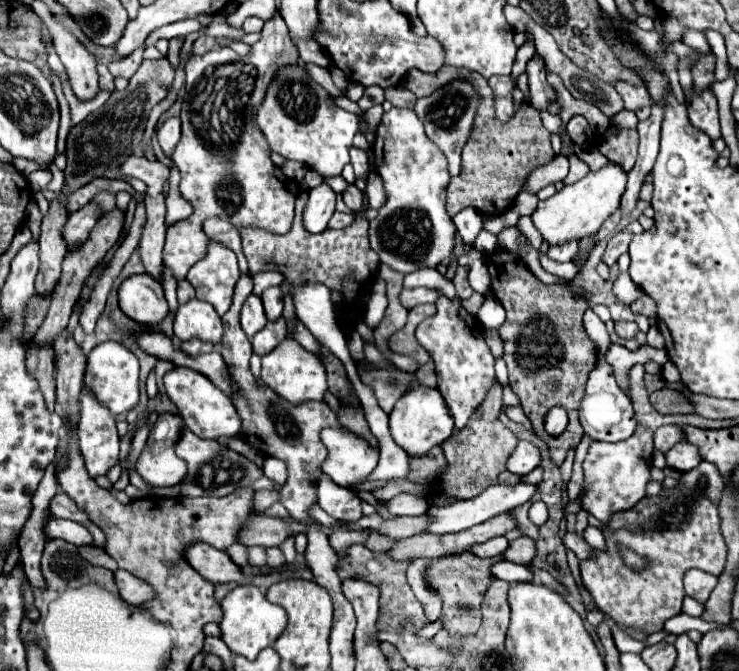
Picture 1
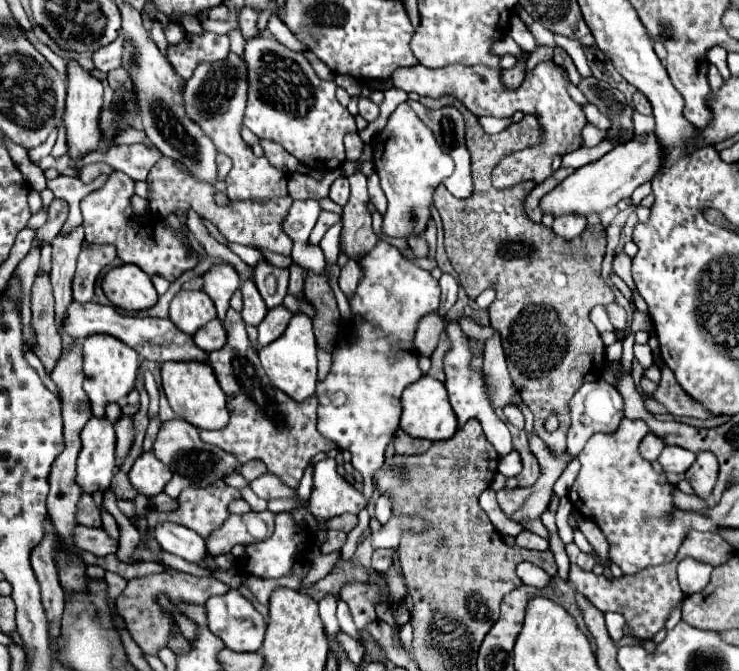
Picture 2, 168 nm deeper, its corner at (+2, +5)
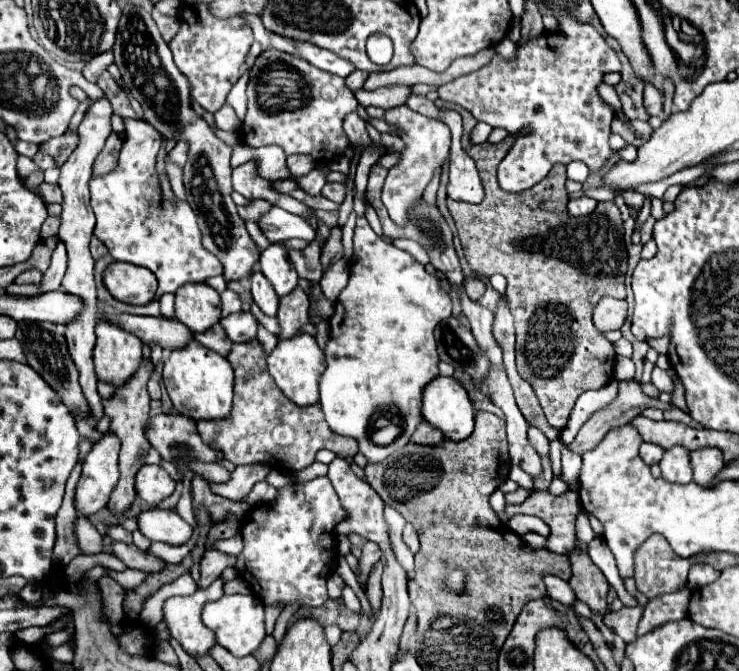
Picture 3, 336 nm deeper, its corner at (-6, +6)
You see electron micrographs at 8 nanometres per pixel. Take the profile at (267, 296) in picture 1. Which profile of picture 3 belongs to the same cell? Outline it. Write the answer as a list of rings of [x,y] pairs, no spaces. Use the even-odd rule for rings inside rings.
[[[272,244],[260,254],[260,272],[270,280],[276,294],[282,298],[298,286],[298,274],[292,266],[288,252],[280,244]]]

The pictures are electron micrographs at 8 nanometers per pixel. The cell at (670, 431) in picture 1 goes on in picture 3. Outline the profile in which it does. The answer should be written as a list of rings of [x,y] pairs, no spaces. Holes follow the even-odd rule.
[[[644,442],[644,444],[640,446],[640,458],[642,458],[642,460],[648,464],[648,466],[652,466],[652,464],[660,462],[662,454],[664,454],[664,448],[660,448],[658,444]]]

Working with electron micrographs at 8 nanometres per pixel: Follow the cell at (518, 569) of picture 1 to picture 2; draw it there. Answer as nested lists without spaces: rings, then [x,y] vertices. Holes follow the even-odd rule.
[[[520,563],[516,567],[516,573],[526,585],[532,585],[532,587],[538,587],[538,589],[550,585],[550,577],[540,567],[536,567],[532,563]]]

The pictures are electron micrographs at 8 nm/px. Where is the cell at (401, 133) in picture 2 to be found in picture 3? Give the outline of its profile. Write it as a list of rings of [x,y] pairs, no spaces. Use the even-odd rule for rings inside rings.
[[[396,106],[386,110],[386,122],[398,130],[398,136],[404,142],[404,150],[400,152],[400,160],[396,166],[388,170],[388,178],[382,190],[382,202],[388,208],[390,218],[398,226],[406,226],[412,222],[412,210],[420,202],[424,188],[434,178],[436,170],[442,168],[450,156],[450,130],[444,122],[422,116],[408,106]]]

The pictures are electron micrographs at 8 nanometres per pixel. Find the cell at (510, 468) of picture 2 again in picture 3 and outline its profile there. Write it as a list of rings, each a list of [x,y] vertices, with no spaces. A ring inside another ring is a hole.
[[[510,466],[510,478],[512,478],[514,482],[518,482],[520,486],[528,488],[530,492],[534,490],[534,482],[532,482],[532,476],[528,476],[524,470],[520,470],[520,468],[516,468],[516,466]]]

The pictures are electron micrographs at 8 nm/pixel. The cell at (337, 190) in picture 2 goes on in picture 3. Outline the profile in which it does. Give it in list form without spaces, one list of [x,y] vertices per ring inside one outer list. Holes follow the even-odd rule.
[[[328,182],[328,184],[322,188],[322,196],[334,200],[336,204],[342,204],[344,198],[346,198],[346,186],[344,186],[344,184],[338,184],[338,182]]]

